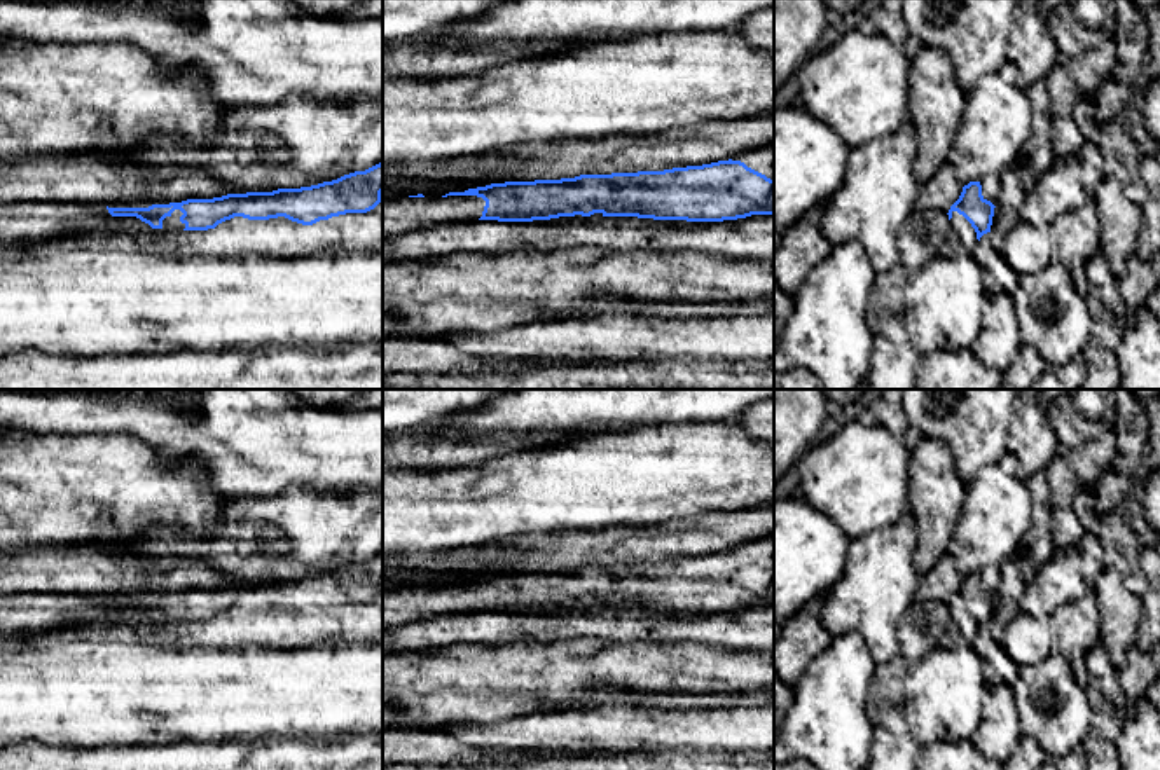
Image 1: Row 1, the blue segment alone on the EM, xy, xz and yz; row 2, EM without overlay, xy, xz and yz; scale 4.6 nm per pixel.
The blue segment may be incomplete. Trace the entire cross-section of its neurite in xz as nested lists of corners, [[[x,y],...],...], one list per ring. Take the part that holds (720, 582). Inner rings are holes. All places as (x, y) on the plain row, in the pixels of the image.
[[[774,534],[728,552],[702,557],[505,573],[445,587],[418,585],[386,590],[383,592],[383,632],[454,613],[533,613],[575,606],[590,608],[594,604],[687,613],[723,613],[751,606],[774,606]]]

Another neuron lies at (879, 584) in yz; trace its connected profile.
[[[905,512],[894,524],[851,540],[847,566],[839,583],[825,594],[819,618],[832,637],[858,632],[877,665],[900,657],[896,630],[900,620],[917,599],[915,571],[917,520]]]

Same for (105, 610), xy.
[[[3,594],[0,595],[0,648],[24,644],[93,618],[129,618],[136,608],[112,608],[107,597],[82,594]]]

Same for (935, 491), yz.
[[[922,438],[910,450],[908,477],[908,512],[917,520],[915,571],[921,578],[947,555],[966,484],[957,475],[950,447],[940,438]]]

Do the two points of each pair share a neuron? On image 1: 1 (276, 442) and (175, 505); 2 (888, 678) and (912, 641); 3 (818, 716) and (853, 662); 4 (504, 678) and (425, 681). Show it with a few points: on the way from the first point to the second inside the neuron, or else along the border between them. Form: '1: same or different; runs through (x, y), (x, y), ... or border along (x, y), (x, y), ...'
1: different; border along (175, 460), (198, 460), (208, 484), (226, 498)
2: same; runs through (897, 669), (911, 650)
3: same; runs through (830, 702), (841, 676)
4: same; runs through (484, 676), (444, 676)

